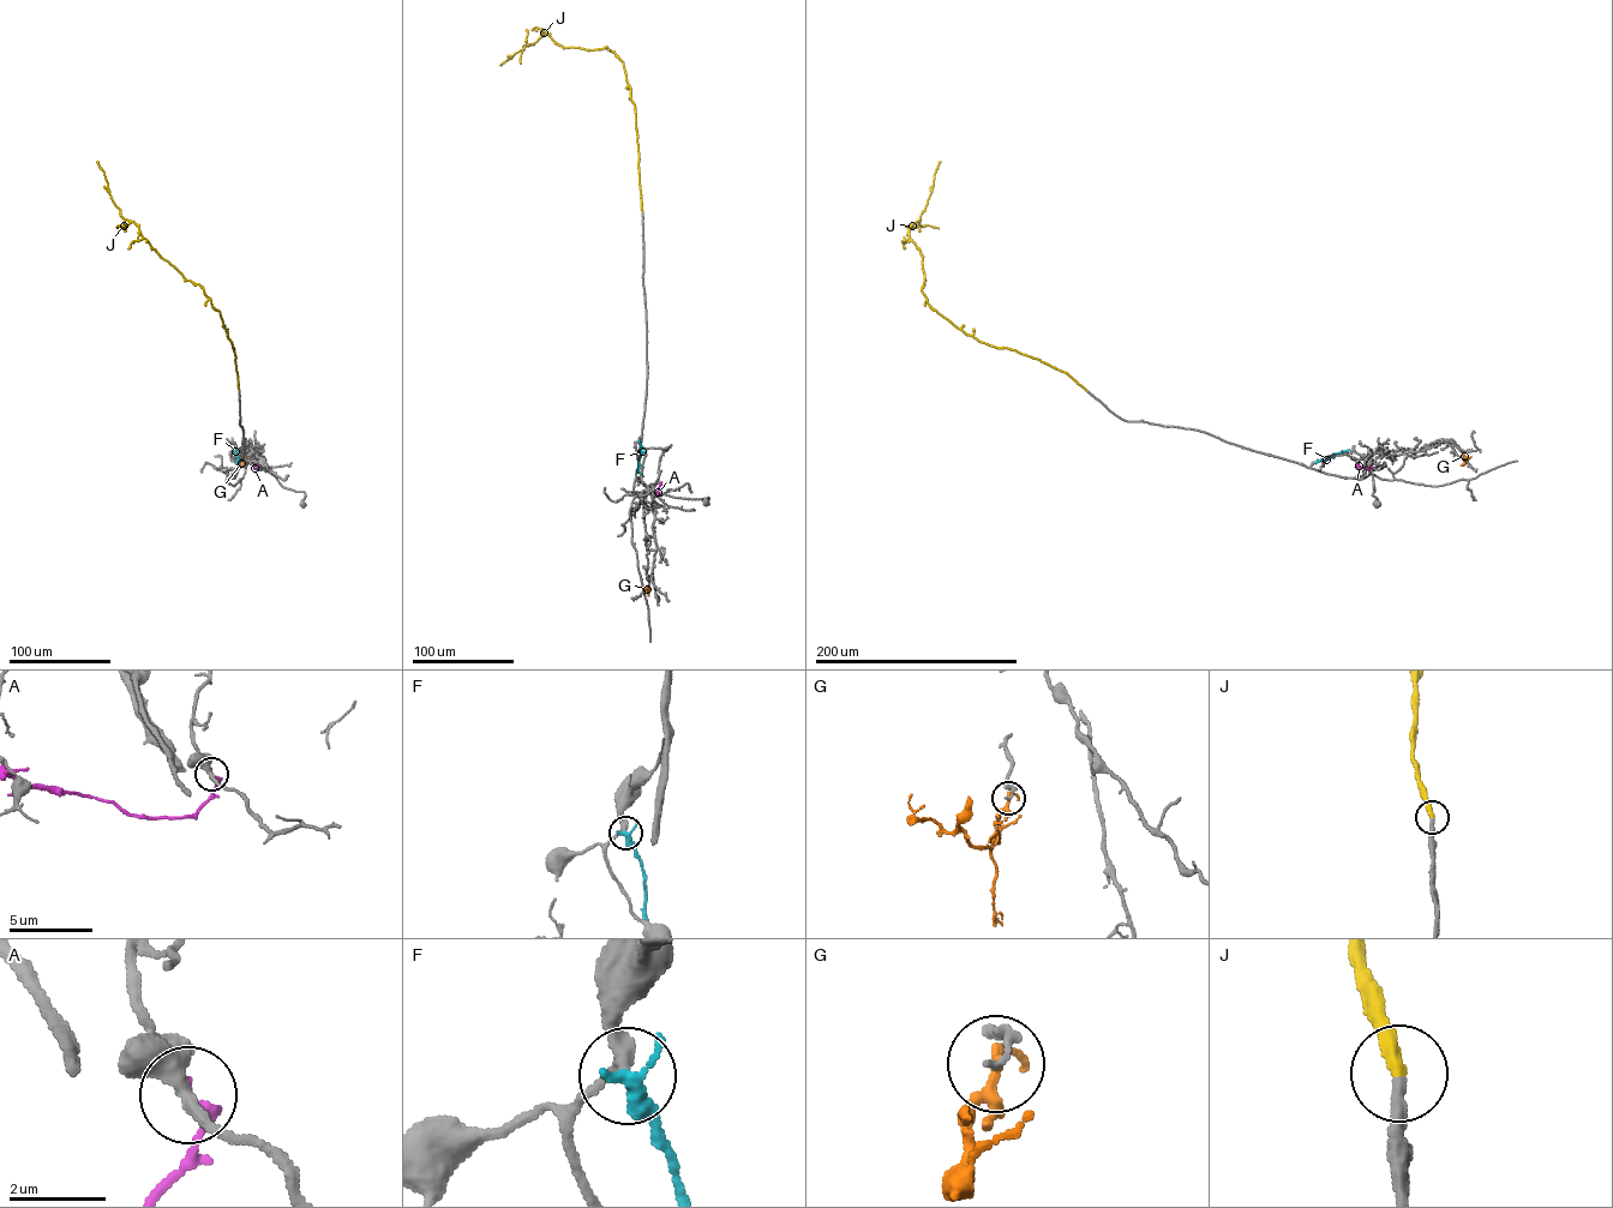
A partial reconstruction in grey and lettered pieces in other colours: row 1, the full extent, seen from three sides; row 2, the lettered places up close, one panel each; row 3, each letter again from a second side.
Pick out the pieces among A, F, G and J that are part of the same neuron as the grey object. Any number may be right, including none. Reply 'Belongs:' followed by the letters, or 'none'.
Belongs: J

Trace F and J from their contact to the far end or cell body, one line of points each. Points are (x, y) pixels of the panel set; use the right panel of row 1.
F: (1315, 463), (1349, 449)
J: (1086, 390), (1038, 359), (966, 335), (927, 302), (923, 257), (909, 227), (921, 218), (940, 161)

